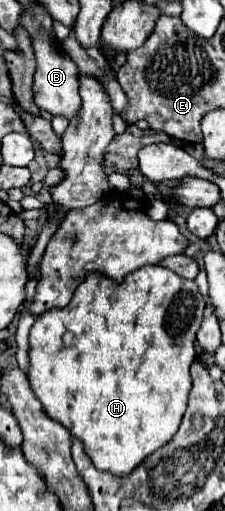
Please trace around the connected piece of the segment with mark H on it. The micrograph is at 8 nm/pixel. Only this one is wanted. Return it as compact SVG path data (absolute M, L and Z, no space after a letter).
M144 266L140 270L136 270L134 274L128 274L124 278L122 284L114 284L108 278L100 276L100 274L88 274L86 280L76 288L74 298L70 300L70 304L66 308L60 310L48 310L46 314L38 316L34 326L30 328L30 350L28 350L28 360L30 366L26 370L26 378L30 382L30 388L34 392L34 396L40 400L42 410L58 424L62 424L66 430L70 430L70 434L74 438L78 438L84 444L84 452L86 456L92 460L92 464L98 470L104 472L112 472L114 476L128 476L134 468L138 468L144 458L148 458L154 450L162 448L164 444L168 444L174 434L178 432L178 426L182 422L182 416L186 412L186 402L188 402L188 392L192 388L192 380L190 380L190 364L196 358L196 350L194 350L194 340L196 340L196 332L198 326L202 324L202 314L204 314L204 298L198 292L194 280L184 280L178 274L174 274L168 268L162 266Z

